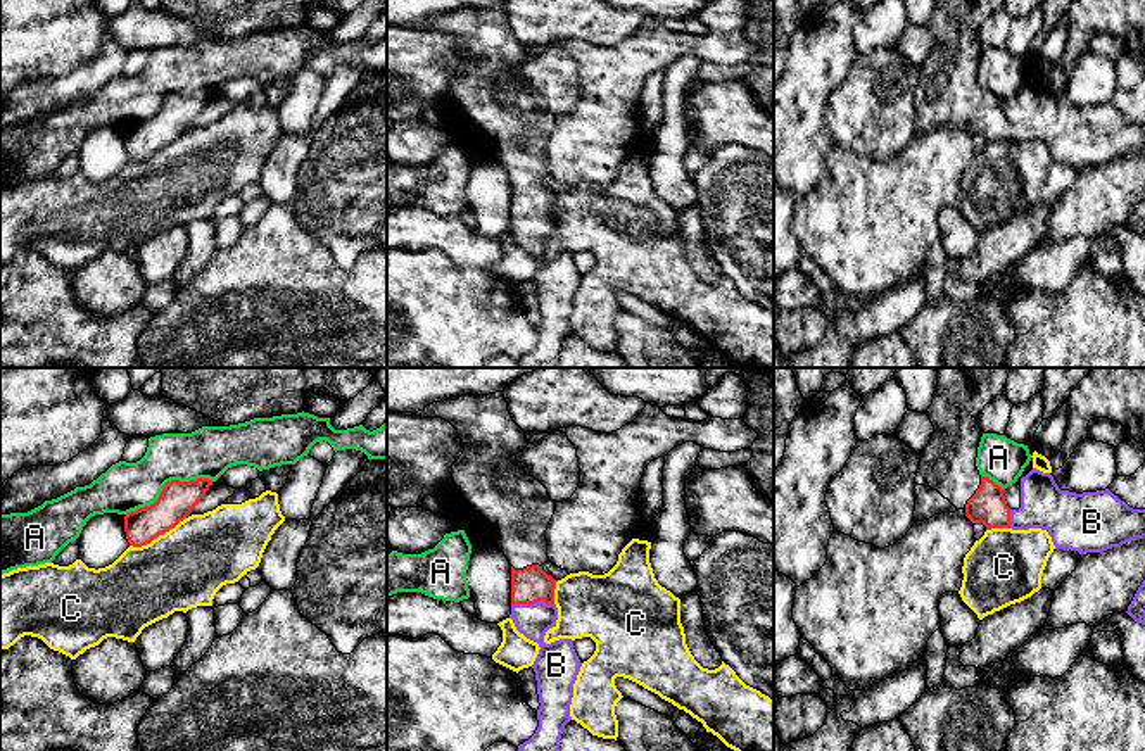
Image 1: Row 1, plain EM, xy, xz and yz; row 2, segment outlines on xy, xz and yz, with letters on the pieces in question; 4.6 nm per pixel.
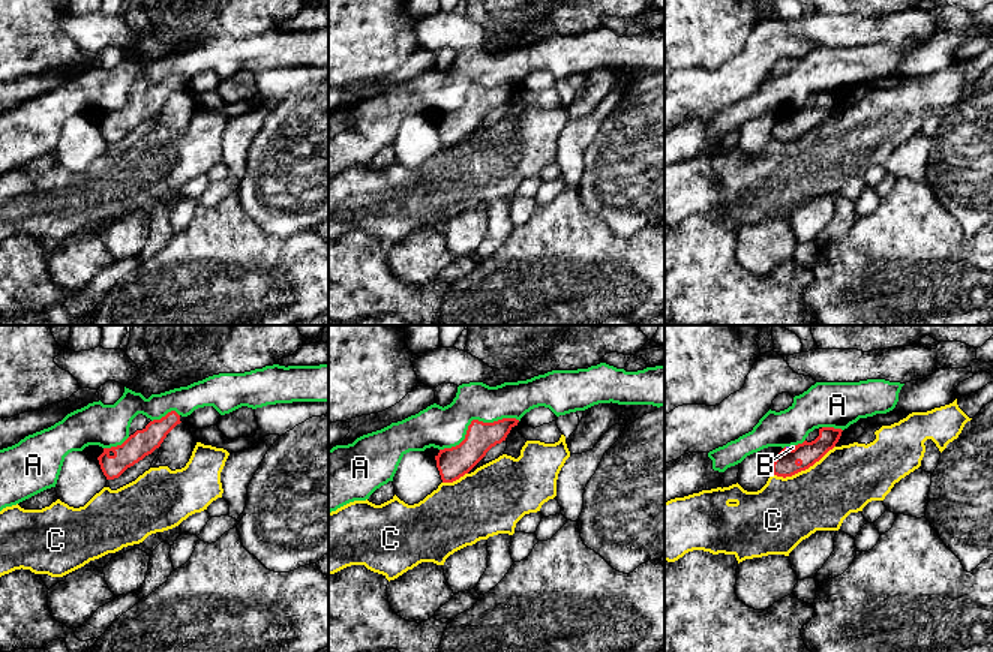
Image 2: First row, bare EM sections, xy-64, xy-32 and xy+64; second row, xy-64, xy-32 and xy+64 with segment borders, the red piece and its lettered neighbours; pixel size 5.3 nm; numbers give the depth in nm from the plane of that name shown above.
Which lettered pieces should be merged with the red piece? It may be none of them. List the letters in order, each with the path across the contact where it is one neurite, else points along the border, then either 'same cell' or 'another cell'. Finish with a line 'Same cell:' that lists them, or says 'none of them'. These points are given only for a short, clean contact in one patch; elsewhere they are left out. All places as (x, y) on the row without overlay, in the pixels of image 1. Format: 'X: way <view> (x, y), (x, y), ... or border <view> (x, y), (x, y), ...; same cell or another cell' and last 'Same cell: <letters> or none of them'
A: border xy (213, 94), (170, 94), (152, 116), (126, 128); another cell
B: way xz (529, 199), (532, 202), (532, 216), (532, 233); same cell
C: border xy (185, 130), (149, 156), (130, 159); another cell
Same cell: B

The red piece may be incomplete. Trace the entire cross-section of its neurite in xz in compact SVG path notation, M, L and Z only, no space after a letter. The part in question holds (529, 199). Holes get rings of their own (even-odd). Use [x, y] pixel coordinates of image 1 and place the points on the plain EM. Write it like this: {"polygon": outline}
{"polygon": "M503 5L452 10L413 28L442 31L458 43L465 64L452 78L452 100L494 143L494 154L511 178L509 231L520 247L541 261L532 278L541 316L539 340L518 359L518 368L560 368L582 276L572 252L544 256L558 233L558 193L542 183L549 174L546 143L556 116L516 76L516 67L528 55L513 35Z"}

